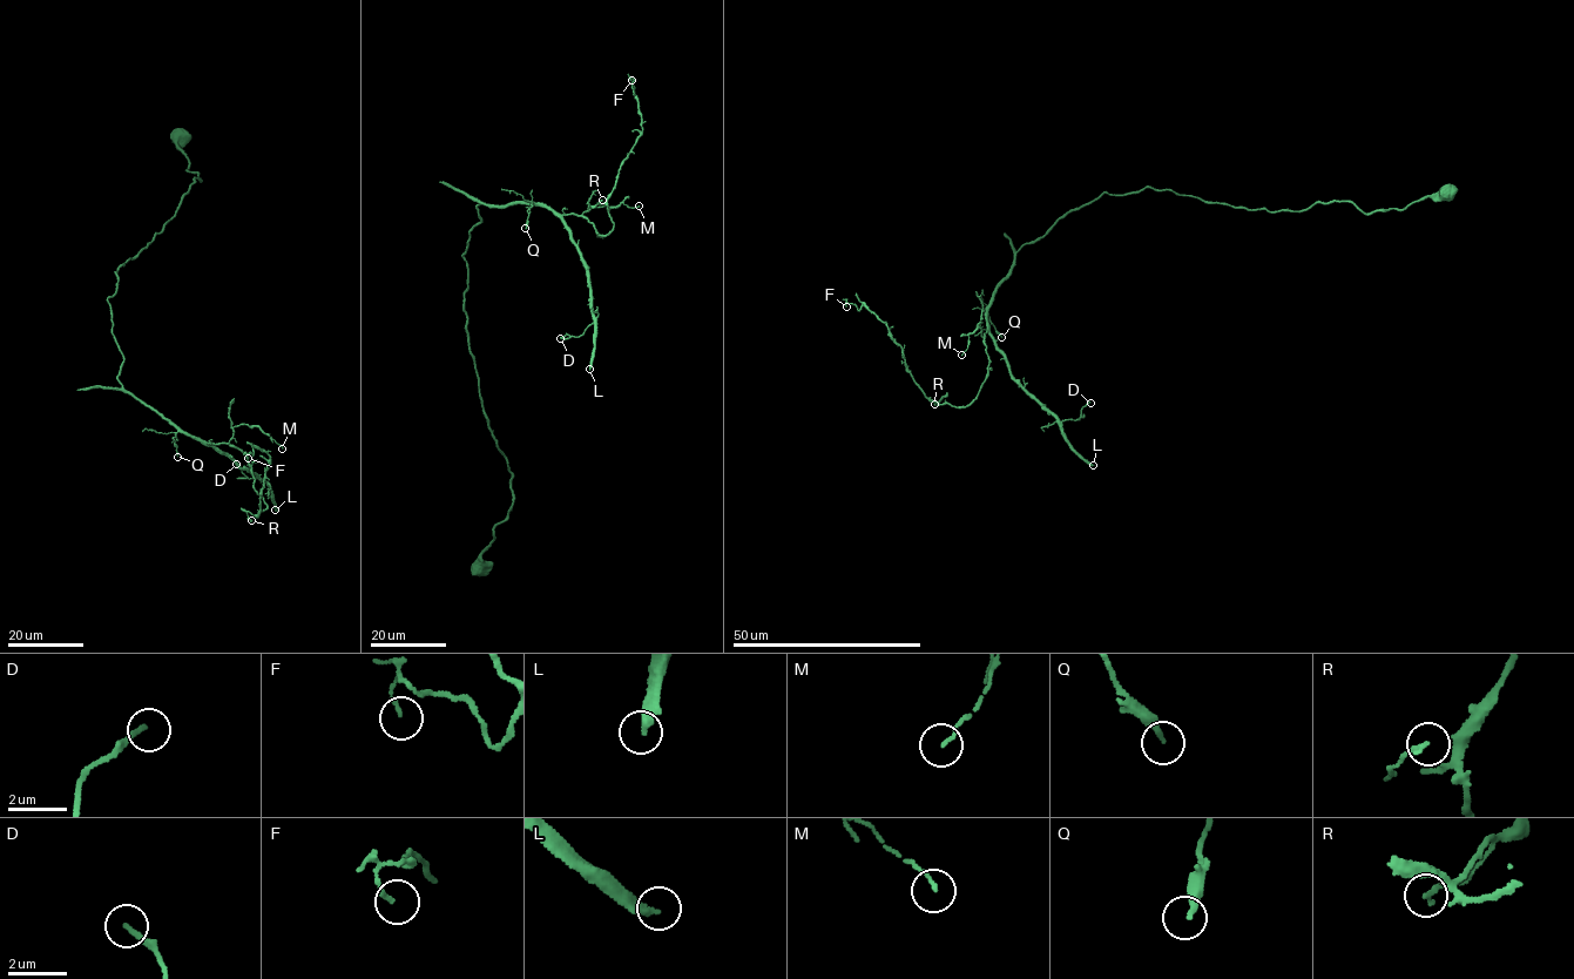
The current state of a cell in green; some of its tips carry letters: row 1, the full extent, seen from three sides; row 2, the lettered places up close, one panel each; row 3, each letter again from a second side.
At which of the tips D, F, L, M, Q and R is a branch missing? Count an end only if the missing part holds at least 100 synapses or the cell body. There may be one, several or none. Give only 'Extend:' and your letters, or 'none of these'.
Extend: L

